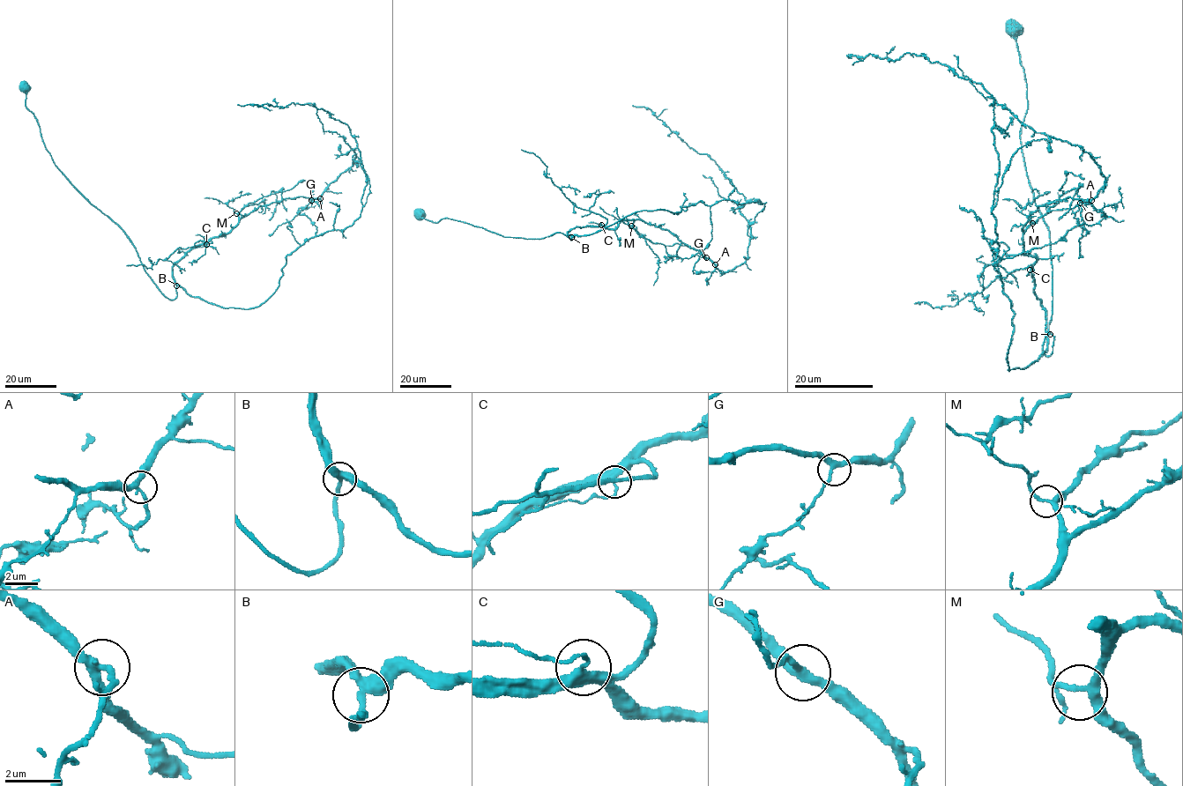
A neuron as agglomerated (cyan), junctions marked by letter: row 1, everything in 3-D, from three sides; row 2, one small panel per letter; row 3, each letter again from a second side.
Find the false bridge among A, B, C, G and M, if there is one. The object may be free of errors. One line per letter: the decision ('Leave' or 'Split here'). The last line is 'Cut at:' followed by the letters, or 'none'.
A: Leave
B: Leave
C: Leave
G: Leave
M: Leave
Cut at: none

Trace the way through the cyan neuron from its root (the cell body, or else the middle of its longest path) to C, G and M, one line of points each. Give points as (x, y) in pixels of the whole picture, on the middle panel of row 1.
C: (420, 215), (433, 222), (451, 218), (526, 239), (561, 233), (571, 240), (567, 232), (572, 229), (601, 225)
G: (420, 215), (526, 239), (561, 233), (571, 240), (567, 232), (576, 227), (614, 229), (641, 219), (706, 257)
M: (420, 215), (526, 239), (561, 233), (571, 240), (567, 232), (576, 227), (614, 229), (633, 220), (631, 226)

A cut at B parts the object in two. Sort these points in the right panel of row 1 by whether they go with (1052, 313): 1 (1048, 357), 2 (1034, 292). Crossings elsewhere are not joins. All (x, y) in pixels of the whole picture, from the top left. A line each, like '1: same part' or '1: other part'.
1: same part
2: other part

